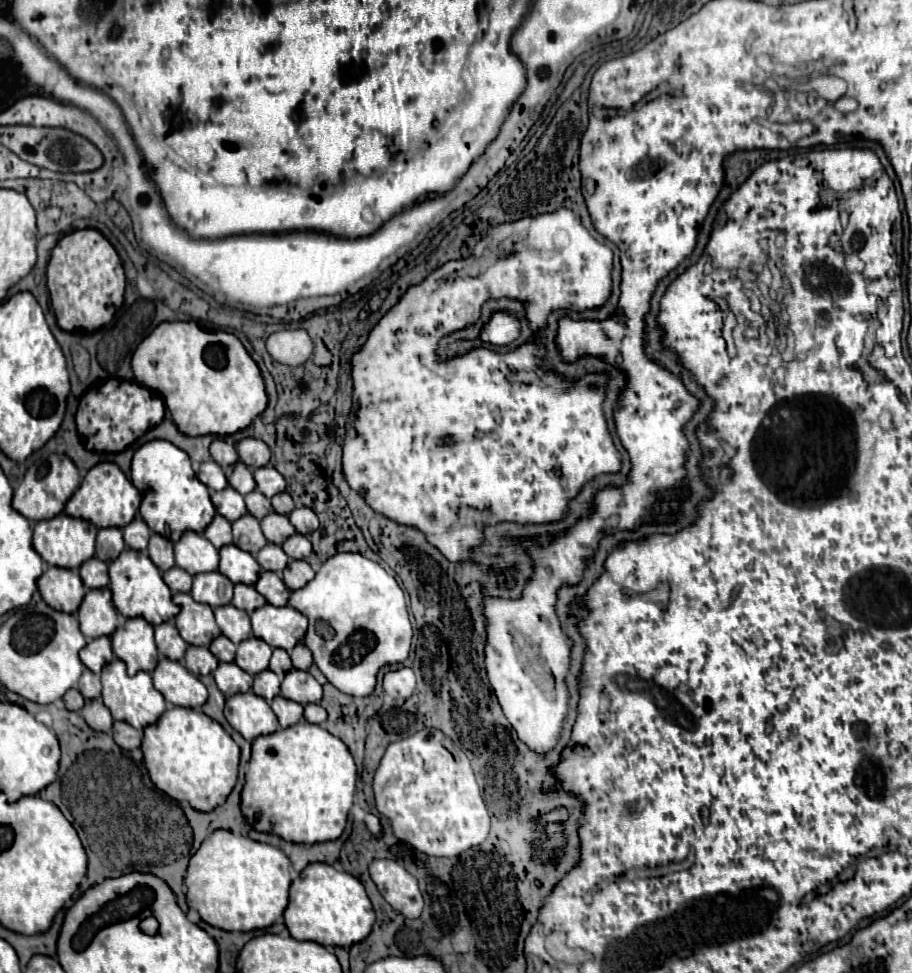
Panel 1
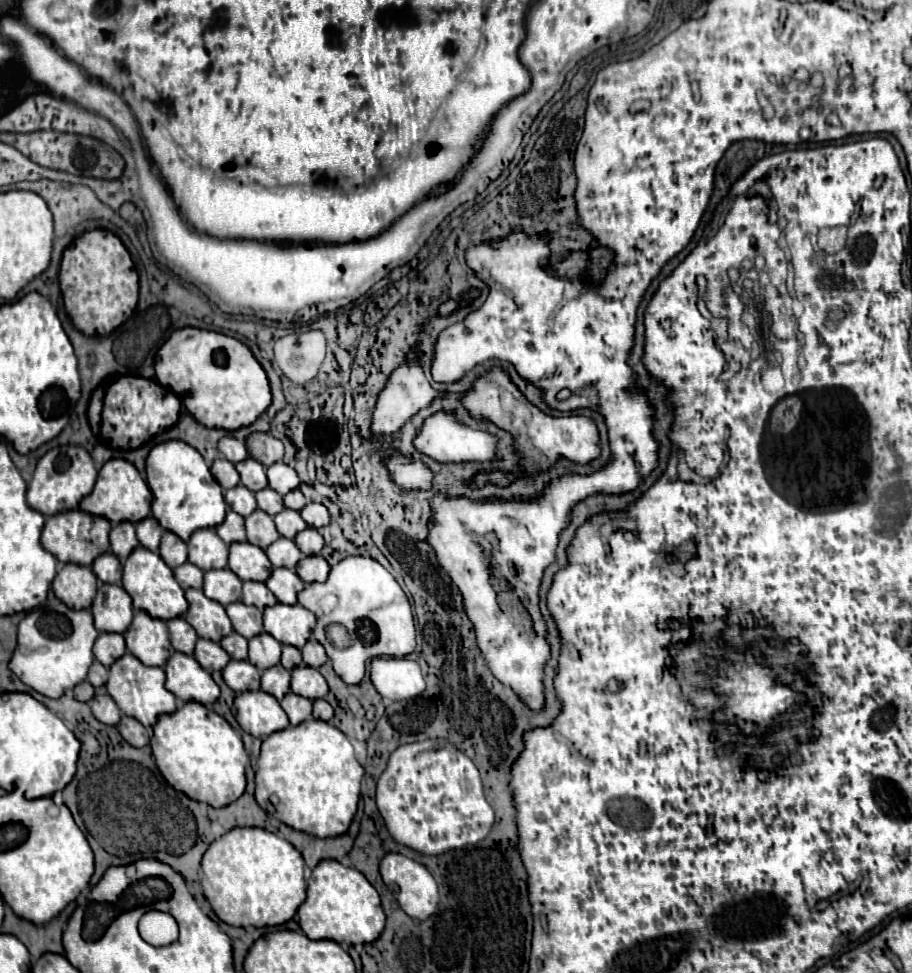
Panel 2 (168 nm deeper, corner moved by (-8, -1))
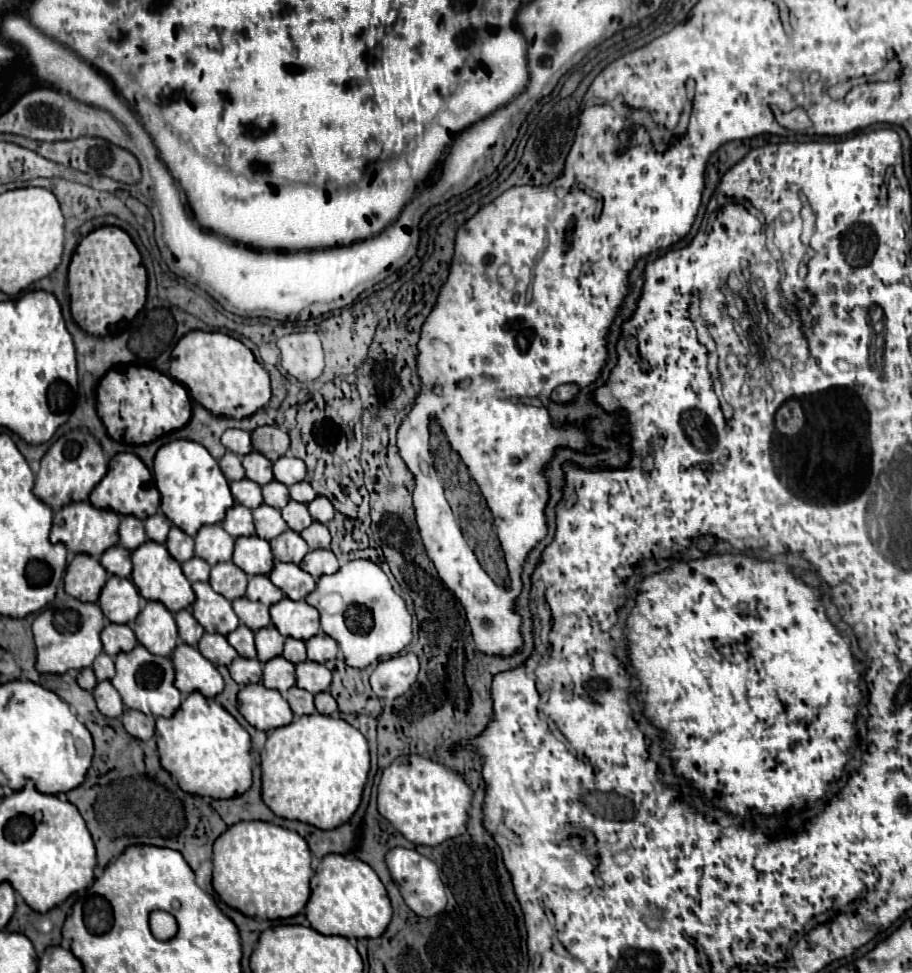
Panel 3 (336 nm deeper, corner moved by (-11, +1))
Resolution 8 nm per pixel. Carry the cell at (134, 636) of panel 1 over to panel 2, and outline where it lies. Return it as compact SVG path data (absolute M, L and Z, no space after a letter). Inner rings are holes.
M146 611L134 615L132 625L124 631L126 647L144 665L166 665L168 657L174 653L168 637L168 627L162 619L150 617Z

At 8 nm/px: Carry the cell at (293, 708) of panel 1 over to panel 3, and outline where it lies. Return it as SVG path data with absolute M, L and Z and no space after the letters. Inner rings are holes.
M291 687L291 689L287 691L287 703L289 703L291 711L293 711L297 717L315 713L313 695L311 695L311 693L307 693L305 689L299 689L299 687Z

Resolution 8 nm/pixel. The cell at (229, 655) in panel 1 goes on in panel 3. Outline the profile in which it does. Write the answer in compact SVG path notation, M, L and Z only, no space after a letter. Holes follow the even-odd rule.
M239 625L239 629L235 629L233 633L227 635L227 641L229 645L241 655L241 657L247 657L247 659L255 659L257 653L255 653L255 645L253 645L253 631L247 629L245 625Z

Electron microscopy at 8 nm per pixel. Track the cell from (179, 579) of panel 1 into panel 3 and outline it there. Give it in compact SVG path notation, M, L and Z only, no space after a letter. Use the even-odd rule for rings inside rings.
M191 557L189 561L183 563L183 573L187 573L187 579L191 583L207 581L209 579L209 571L211 571L211 567L201 557Z

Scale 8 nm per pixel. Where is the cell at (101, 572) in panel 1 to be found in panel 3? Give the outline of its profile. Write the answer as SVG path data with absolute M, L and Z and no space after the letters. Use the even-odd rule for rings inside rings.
M115 545L111 549L107 549L99 563L105 567L105 571L109 575L117 575L117 577L129 577L131 573L131 551L123 549L121 545Z

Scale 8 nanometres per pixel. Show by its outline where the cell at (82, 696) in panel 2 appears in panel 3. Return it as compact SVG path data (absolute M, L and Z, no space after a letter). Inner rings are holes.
M89 667L79 671L79 677L77 677L77 681L79 681L79 687L81 687L81 689L85 689L85 691L93 691L93 689L95 689L95 685L97 685L95 673L93 673Z

